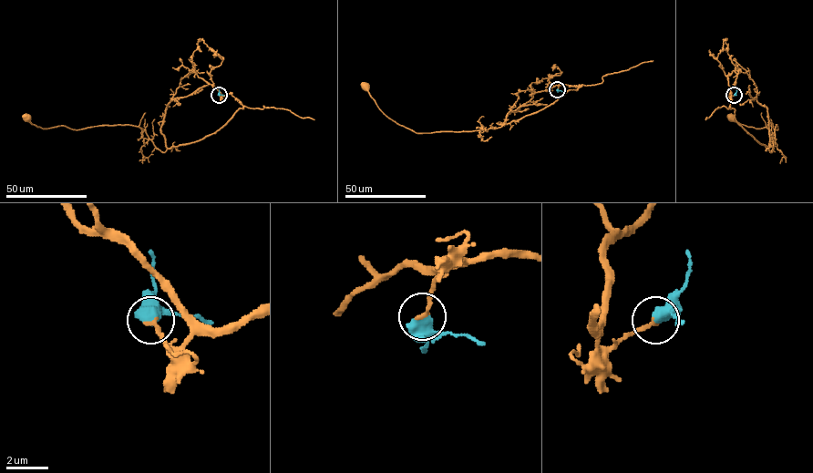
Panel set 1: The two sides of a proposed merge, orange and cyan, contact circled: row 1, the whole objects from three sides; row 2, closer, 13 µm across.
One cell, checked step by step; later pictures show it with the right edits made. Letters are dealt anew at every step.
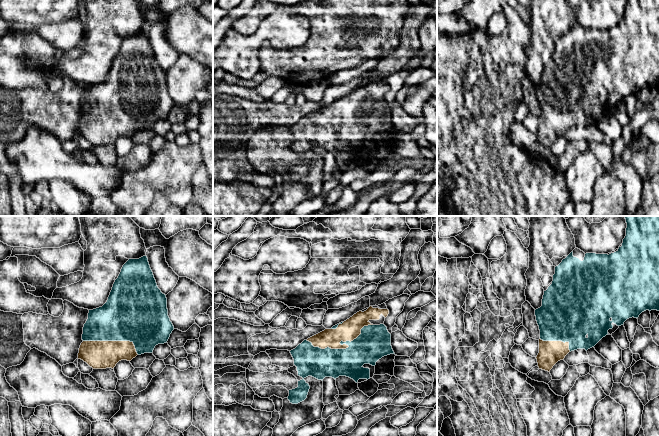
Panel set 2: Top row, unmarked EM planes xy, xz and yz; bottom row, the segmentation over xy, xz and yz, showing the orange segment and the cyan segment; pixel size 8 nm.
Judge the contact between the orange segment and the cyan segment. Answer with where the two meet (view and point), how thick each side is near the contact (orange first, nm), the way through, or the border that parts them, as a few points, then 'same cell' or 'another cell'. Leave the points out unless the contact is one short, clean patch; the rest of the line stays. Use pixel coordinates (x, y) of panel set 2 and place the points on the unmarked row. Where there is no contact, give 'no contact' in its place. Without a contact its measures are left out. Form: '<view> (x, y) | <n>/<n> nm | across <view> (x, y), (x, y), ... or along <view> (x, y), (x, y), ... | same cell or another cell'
xz (344, 124) | 160/260 nm | same cell

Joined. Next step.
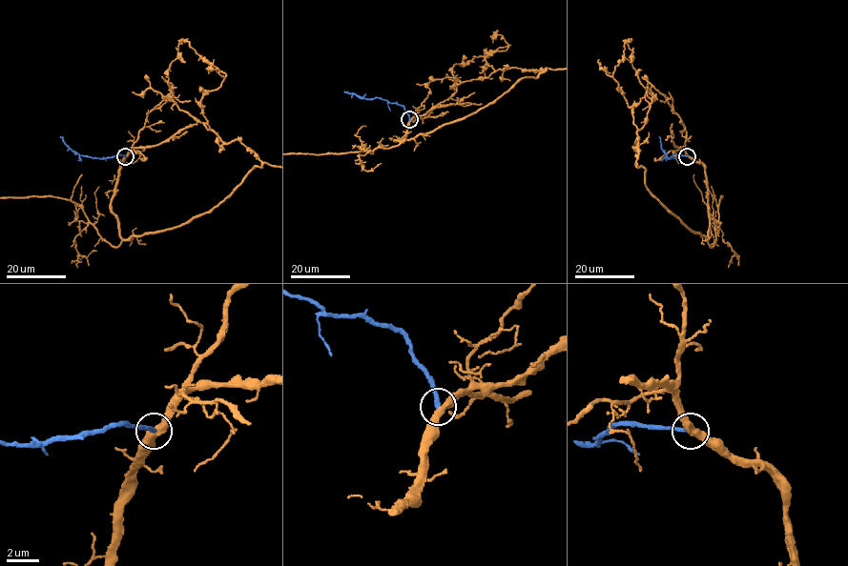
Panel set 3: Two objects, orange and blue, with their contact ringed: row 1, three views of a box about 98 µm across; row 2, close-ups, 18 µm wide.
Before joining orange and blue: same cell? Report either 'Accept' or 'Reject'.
Accept

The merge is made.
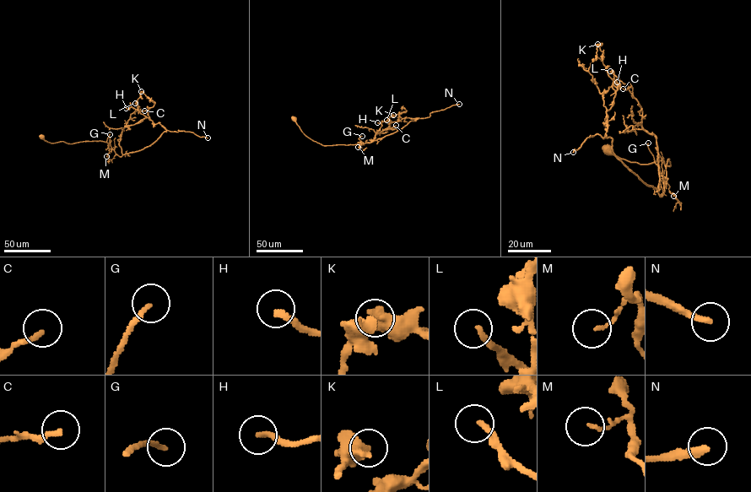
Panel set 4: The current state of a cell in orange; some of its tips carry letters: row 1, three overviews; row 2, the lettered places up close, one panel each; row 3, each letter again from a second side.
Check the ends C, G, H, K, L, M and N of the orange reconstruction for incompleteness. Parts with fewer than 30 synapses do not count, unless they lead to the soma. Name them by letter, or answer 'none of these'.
H, N

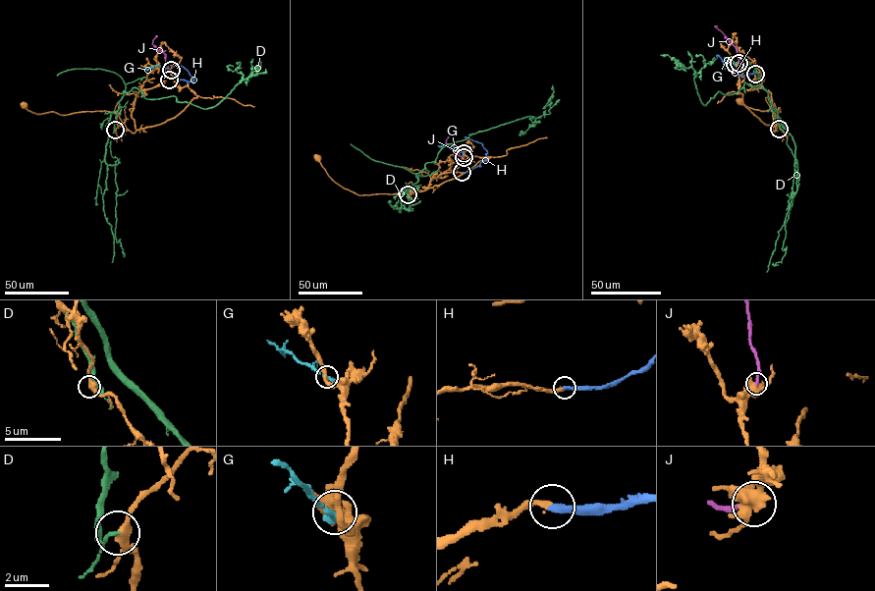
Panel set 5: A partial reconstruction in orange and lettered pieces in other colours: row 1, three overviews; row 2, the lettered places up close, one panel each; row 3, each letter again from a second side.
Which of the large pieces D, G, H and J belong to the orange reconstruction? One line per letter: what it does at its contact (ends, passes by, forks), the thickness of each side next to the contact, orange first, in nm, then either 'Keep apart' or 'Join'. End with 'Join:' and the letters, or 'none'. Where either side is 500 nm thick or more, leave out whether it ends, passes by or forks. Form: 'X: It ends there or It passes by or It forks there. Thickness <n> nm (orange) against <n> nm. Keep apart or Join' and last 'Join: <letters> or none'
D: It ends there. Thickness 360 nm (orange) against 140 nm. Keep apart
G: It passes by. Thickness 280 nm (orange) against 240 nm. Keep apart
H: It ends there. Thickness 240 nm (orange) against 300 nm. Join
J: Thickness 500 nm (orange) against 200 nm. Keep apart
Join: H

